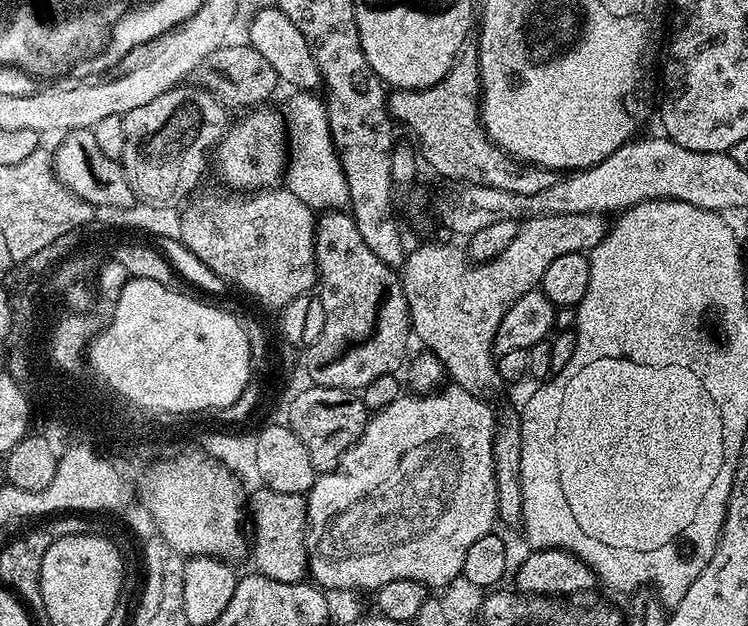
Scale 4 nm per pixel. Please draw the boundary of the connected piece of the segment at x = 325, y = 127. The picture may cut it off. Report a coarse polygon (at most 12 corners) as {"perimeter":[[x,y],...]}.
{"perimeter":[[296,90],[282,110],[284,186],[314,212],[345,209],[349,183],[327,105]]}

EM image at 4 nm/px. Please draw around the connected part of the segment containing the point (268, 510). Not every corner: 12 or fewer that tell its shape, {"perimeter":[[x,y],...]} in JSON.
{"perimeter":[[250,496],[250,560],[274,582],[306,576],[305,497]]}

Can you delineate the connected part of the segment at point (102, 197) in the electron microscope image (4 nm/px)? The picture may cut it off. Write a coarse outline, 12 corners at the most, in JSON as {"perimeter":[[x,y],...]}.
{"perimeter":[[86,128],[63,133],[52,169],[93,206],[129,208],[120,160]]}

